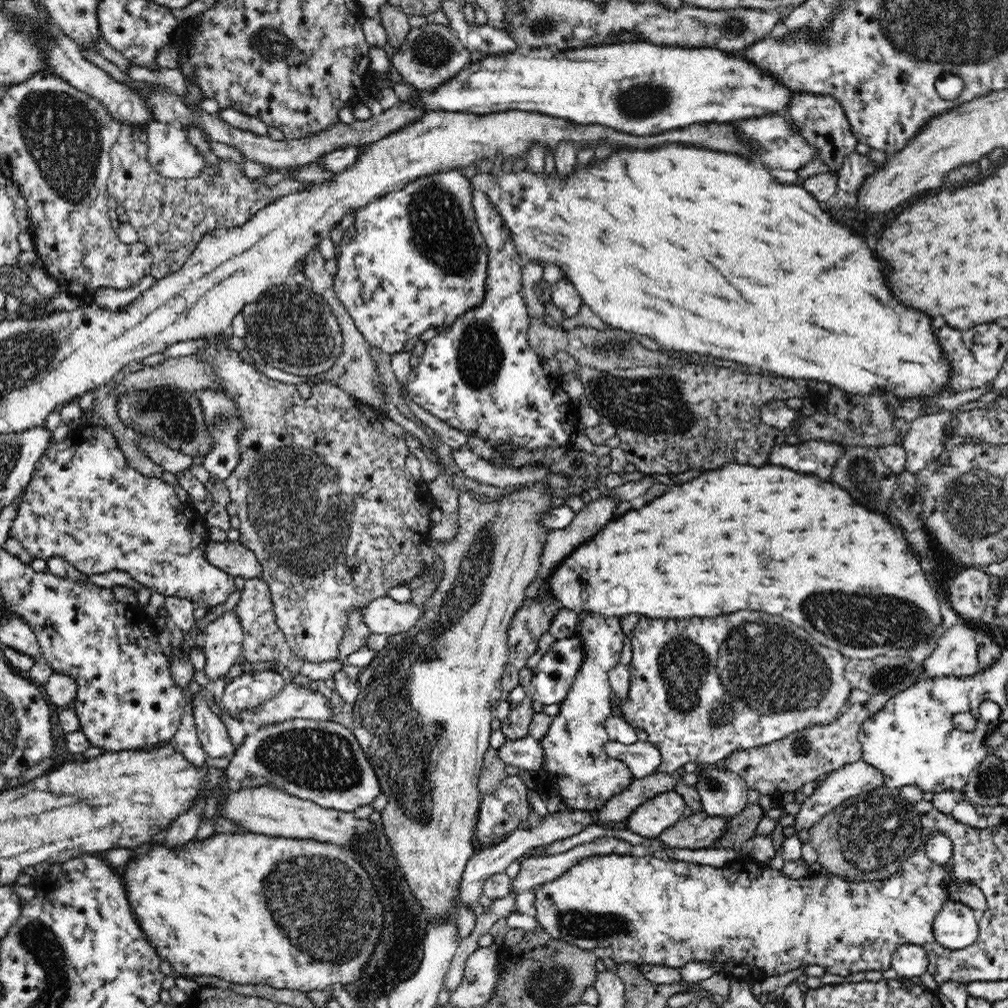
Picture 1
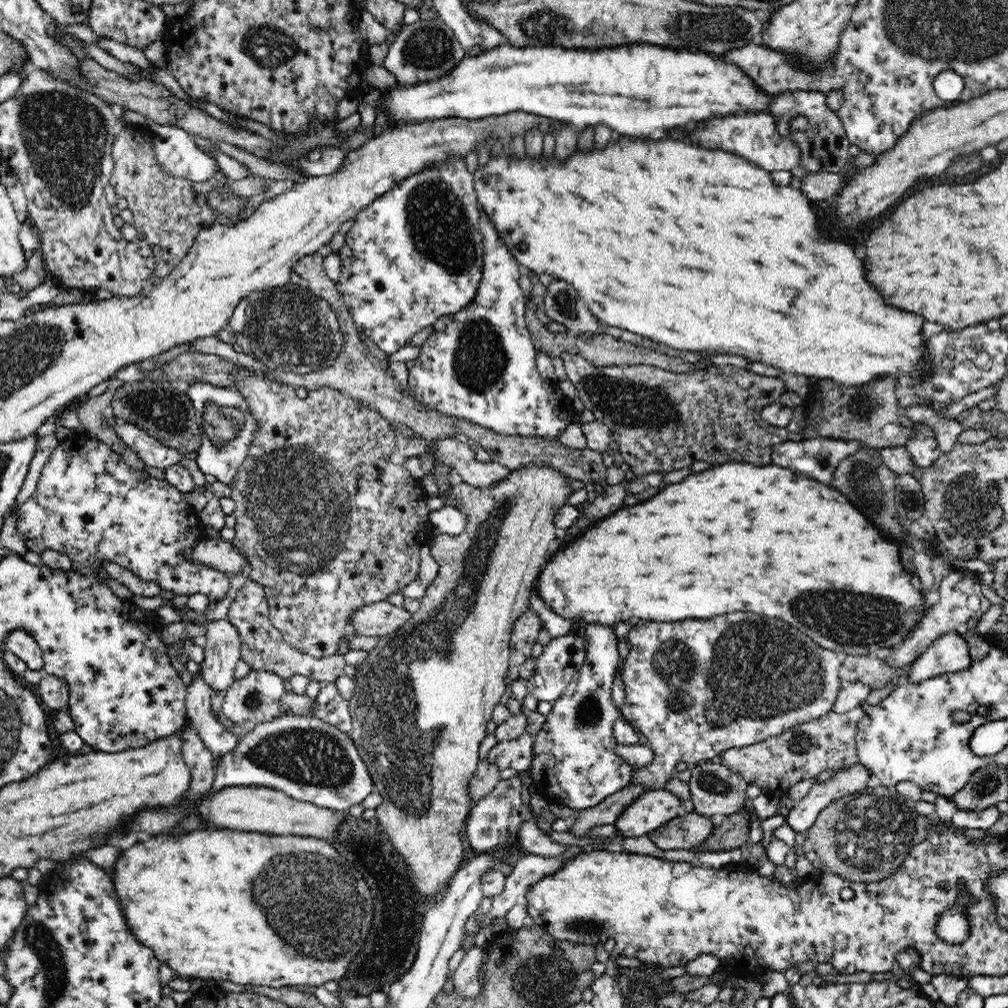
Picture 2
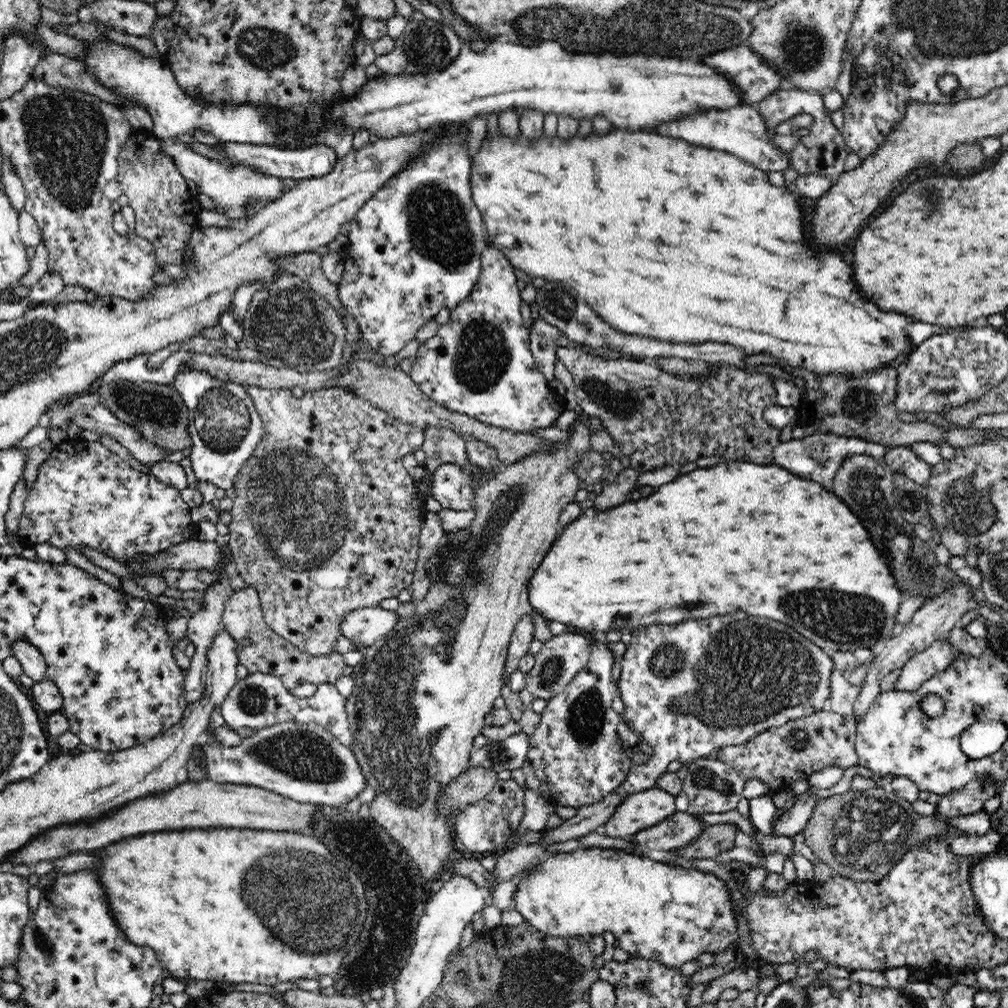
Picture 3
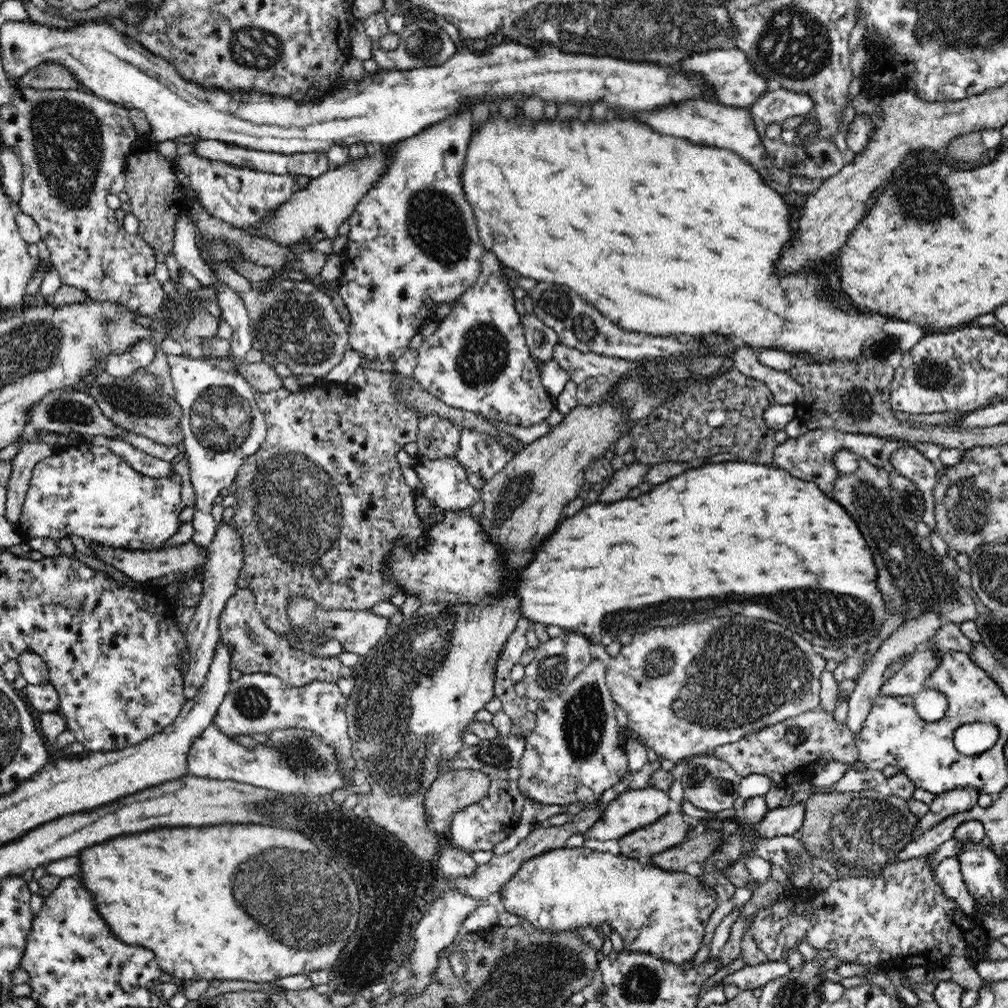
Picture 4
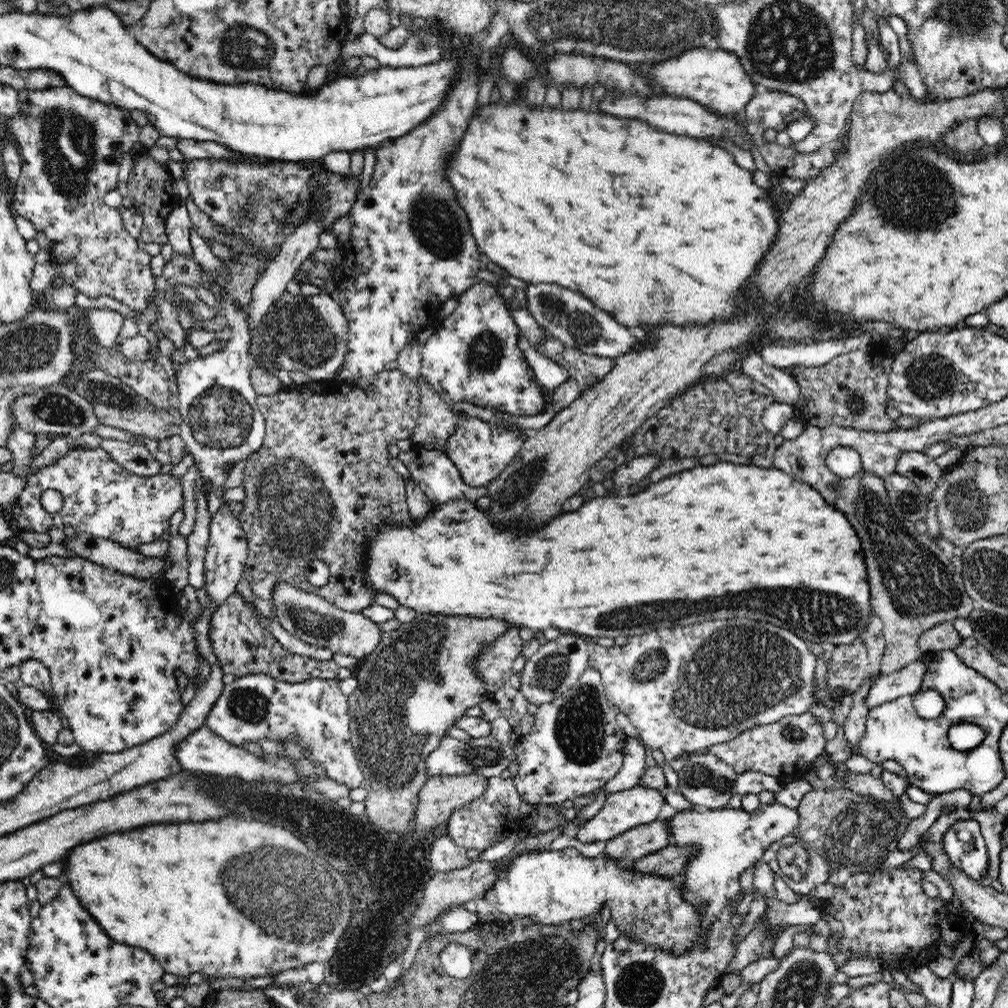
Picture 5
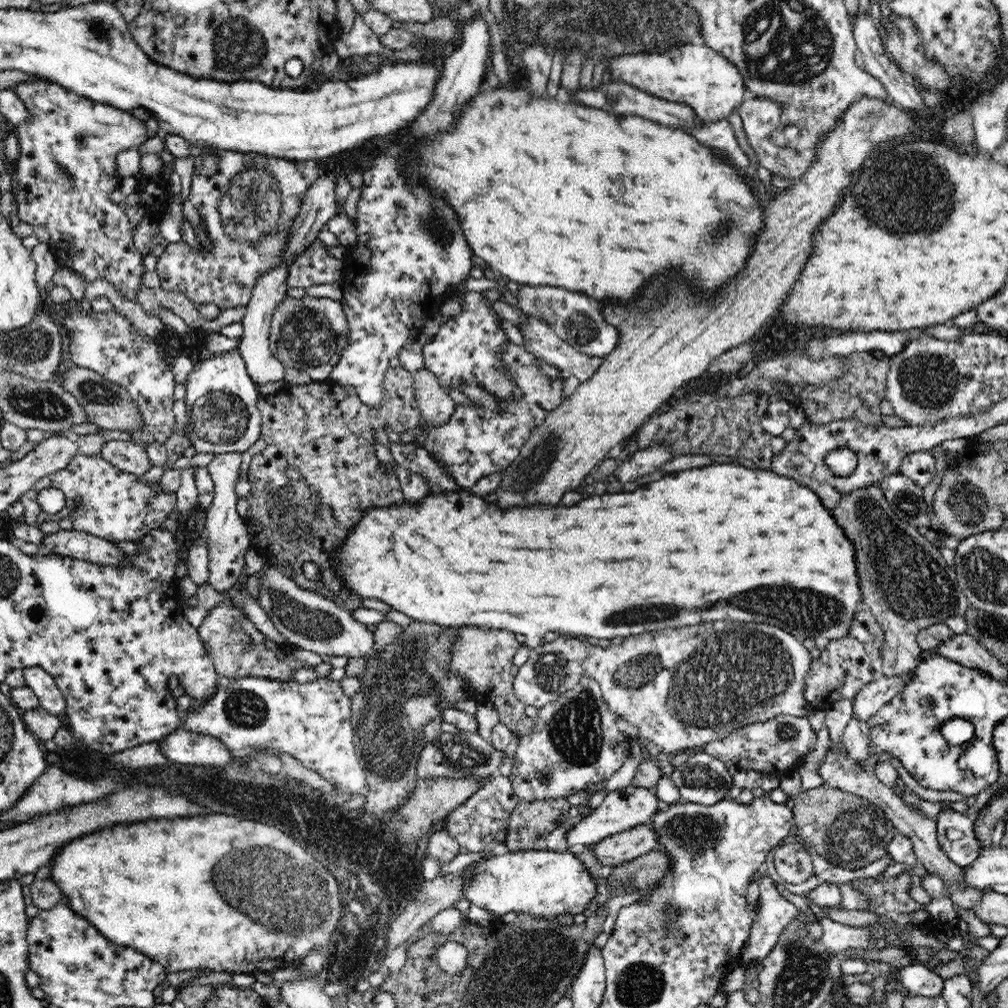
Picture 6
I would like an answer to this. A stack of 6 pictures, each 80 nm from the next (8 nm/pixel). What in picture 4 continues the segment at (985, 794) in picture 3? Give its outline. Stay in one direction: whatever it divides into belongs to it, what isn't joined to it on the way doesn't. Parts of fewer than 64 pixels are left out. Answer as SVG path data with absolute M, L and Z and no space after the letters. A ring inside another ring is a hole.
M969 786L968 788L952 789L939 794L929 805L928 812L923 818L920 818L920 826L914 832L912 840L918 838L926 830L940 824L940 821L948 815L954 816L959 812L970 810L974 805L977 805L978 796L980 796L980 793Z

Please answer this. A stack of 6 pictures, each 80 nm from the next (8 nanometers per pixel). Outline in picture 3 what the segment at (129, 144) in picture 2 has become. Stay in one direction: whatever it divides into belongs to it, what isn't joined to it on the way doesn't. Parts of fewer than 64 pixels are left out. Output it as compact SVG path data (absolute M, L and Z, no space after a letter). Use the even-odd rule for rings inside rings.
M134 129L128 140L124 144L120 144L120 152L118 158L118 175L117 181L120 183L122 194L128 197L128 204L135 212L135 235L148 240L152 243L155 250L157 270L163 270L165 264L181 264L185 246L191 241L192 232L198 229L197 216L202 211L197 196L194 196L186 187L185 178L175 168L170 158L165 155L160 146L160 141L154 135L152 130Z

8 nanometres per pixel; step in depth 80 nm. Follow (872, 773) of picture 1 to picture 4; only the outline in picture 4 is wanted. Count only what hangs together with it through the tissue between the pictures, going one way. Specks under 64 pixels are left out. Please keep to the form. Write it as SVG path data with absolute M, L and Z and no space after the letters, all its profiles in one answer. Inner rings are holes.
M794 802L792 805L770 809L759 823L752 823L750 825L764 838L792 836L794 832L801 830L804 815L806 815L805 803Z

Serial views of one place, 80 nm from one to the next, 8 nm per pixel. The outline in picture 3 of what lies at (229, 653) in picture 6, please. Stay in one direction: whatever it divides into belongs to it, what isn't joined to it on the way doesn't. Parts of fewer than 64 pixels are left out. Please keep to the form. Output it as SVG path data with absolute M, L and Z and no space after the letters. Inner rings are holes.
M246 586L232 594L225 604L221 623L223 628L232 634L232 639L238 643L239 663L246 666L249 673L273 674L283 682L287 689L296 688L302 682L312 682L316 685L334 684L342 676L342 670L346 665L342 655L335 652L318 656L304 654L296 646L274 633L264 621L260 595L253 587Z

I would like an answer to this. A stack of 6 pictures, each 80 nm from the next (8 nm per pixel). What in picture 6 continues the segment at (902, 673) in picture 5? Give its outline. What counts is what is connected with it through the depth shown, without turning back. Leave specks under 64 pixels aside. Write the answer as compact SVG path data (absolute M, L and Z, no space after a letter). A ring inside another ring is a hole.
M912 668L900 676L882 676L863 686L853 698L853 718L867 722L878 709L883 708L900 691L904 691L908 682L914 678L915 672L916 669Z

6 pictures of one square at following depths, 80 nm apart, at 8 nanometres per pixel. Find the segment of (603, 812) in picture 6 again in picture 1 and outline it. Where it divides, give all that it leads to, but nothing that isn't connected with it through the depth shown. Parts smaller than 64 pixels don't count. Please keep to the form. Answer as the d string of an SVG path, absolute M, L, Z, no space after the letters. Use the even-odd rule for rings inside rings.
M674 790L657 794L650 800L646 799L646 802L629 814L627 821L624 822L625 828L644 838L657 838L662 831L666 831L668 827L679 822L685 805L683 796Z

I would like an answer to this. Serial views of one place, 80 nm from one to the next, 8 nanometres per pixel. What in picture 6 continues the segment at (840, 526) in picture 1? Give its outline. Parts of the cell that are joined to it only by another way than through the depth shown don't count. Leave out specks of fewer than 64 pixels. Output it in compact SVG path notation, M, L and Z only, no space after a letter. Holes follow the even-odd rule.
M718 464L706 468L694 468L664 476L636 492L622 494L602 494L588 500L580 500L578 506L560 506L560 508L532 508L532 512L510 512L496 510L481 496L470 491L450 491L447 493L430 493L423 502L413 508L404 499L404 508L396 512L372 512L356 536L348 540L348 552L344 552L344 568L348 568L348 580L356 592L364 592L364 601L374 598L388 604L396 612L405 614L412 620L432 620L432 624L456 624L456 626L476 627L488 630L510 630L525 637L523 646L536 648L544 641L547 632L559 633L560 636L576 638L613 639L615 637L632 637L666 628L680 628L699 623L717 621L743 621L763 623L782 628L802 642L802 638L824 636L830 641L846 639L852 626L859 618L861 607L864 607L861 582L856 578L856 556L852 544L844 538L840 524L832 518L828 508L819 496L794 480L776 472L750 470L744 466Z

